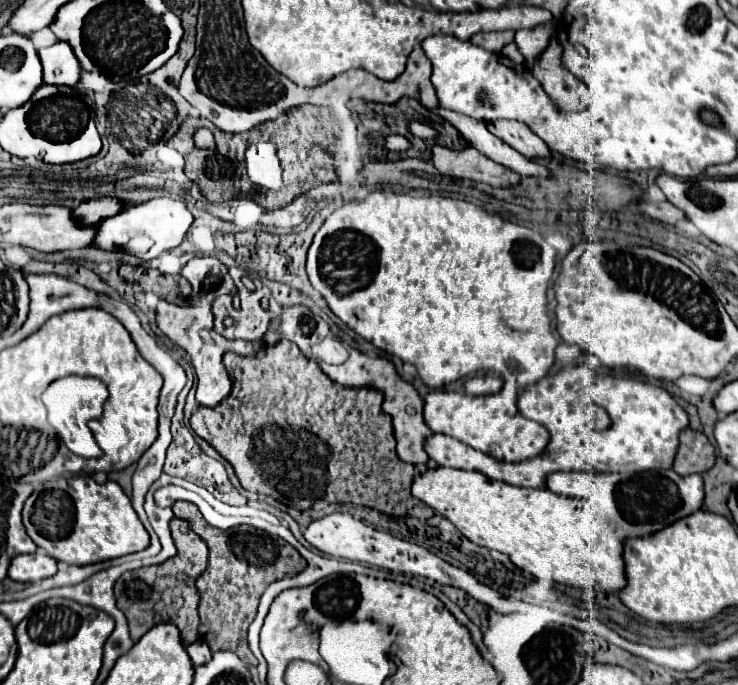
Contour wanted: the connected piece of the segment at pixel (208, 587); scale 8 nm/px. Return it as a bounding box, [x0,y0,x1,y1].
[173,502,305,666]

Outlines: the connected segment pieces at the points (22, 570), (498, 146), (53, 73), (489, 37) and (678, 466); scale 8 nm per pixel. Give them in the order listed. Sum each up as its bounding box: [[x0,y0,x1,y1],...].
[[9,552,57,582],[431,106,545,176],[37,42,79,86],[475,30,515,52],[673,428,715,476]]

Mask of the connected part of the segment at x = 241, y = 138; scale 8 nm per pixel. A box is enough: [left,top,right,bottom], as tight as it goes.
[167,118,253,202]

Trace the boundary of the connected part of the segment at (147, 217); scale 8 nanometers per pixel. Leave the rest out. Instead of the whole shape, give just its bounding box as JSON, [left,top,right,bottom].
[93,196,193,260]

